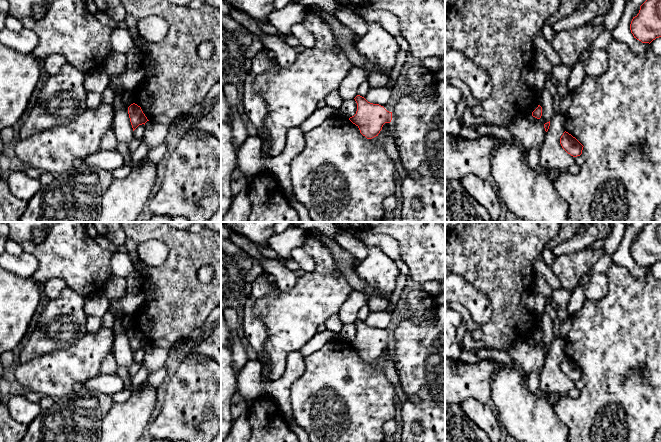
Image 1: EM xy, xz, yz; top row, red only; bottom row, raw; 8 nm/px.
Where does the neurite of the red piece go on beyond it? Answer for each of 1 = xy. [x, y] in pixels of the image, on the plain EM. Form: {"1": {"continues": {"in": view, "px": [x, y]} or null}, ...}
{"1": {"continues": null}}

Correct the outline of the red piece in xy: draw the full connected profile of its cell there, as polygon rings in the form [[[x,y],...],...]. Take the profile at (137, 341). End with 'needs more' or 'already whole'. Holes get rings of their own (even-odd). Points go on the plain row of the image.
[[[133,327],[128,331],[128,338],[130,342],[130,346],[133,352],[133,355],[139,350],[149,345],[145,338],[143,337],[140,330]]]; already whole

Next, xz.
[[[360,319],[354,323],[357,327],[357,335],[349,344],[359,352],[360,357],[367,363],[378,360],[383,349],[391,346],[392,336],[387,335],[379,328],[368,326]]]; already whole

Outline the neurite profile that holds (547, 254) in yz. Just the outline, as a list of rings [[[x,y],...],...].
[[[545,247],[542,250],[542,258],[545,261],[545,263],[551,268],[553,261],[555,259],[555,255],[553,254],[552,250]]]

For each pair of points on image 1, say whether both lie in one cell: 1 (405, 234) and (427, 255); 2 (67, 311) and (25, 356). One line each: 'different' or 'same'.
1: same
2: same

